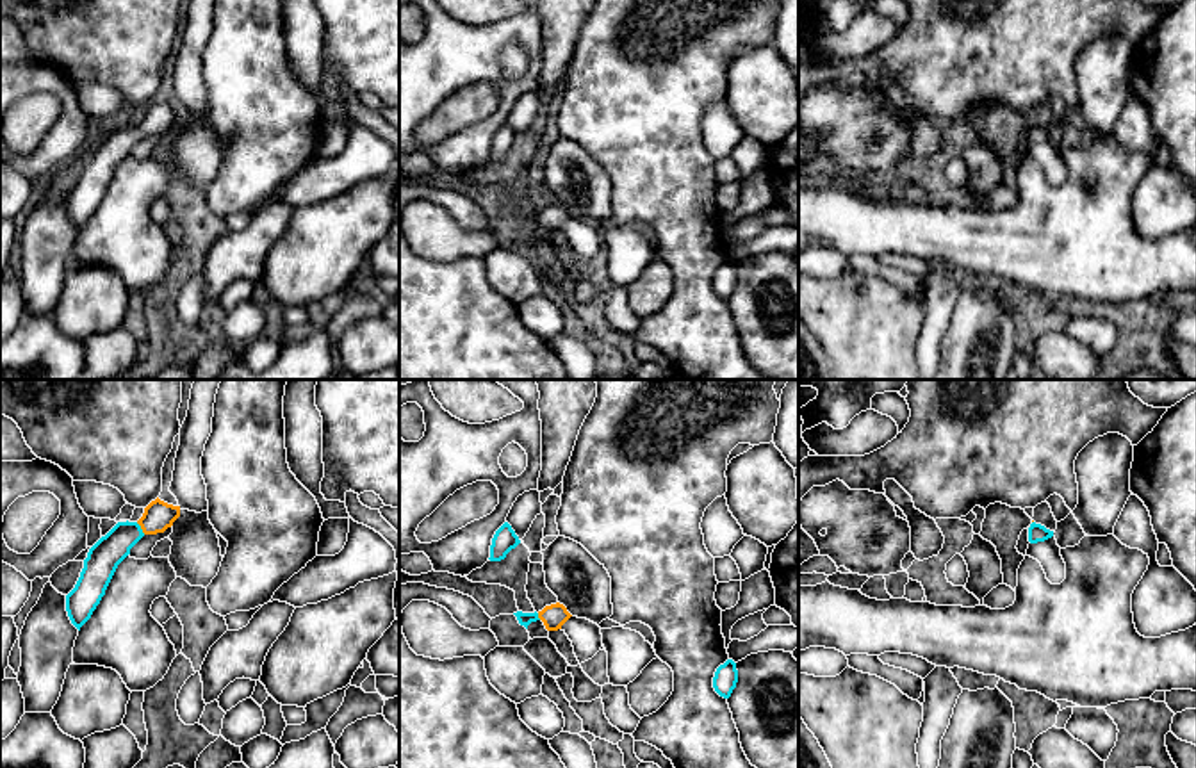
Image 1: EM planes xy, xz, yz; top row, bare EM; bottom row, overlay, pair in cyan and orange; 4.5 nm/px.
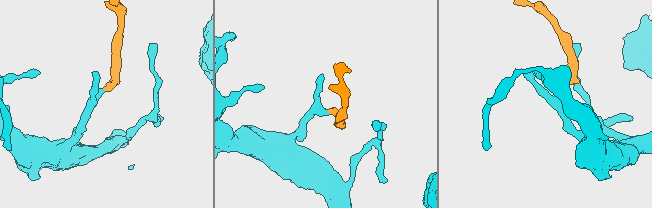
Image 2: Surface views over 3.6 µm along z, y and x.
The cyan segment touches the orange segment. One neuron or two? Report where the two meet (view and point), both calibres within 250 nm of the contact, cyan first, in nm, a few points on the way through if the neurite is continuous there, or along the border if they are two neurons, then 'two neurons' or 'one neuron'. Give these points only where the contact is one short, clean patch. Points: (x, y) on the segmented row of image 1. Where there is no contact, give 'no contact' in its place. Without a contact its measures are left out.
meets cyan in xy at (139, 528); 150 nm thick on the cyan side, 140 nm on the other; runs through xy (109, 551), (127, 533), (139, 528), (159, 515); one neuron

